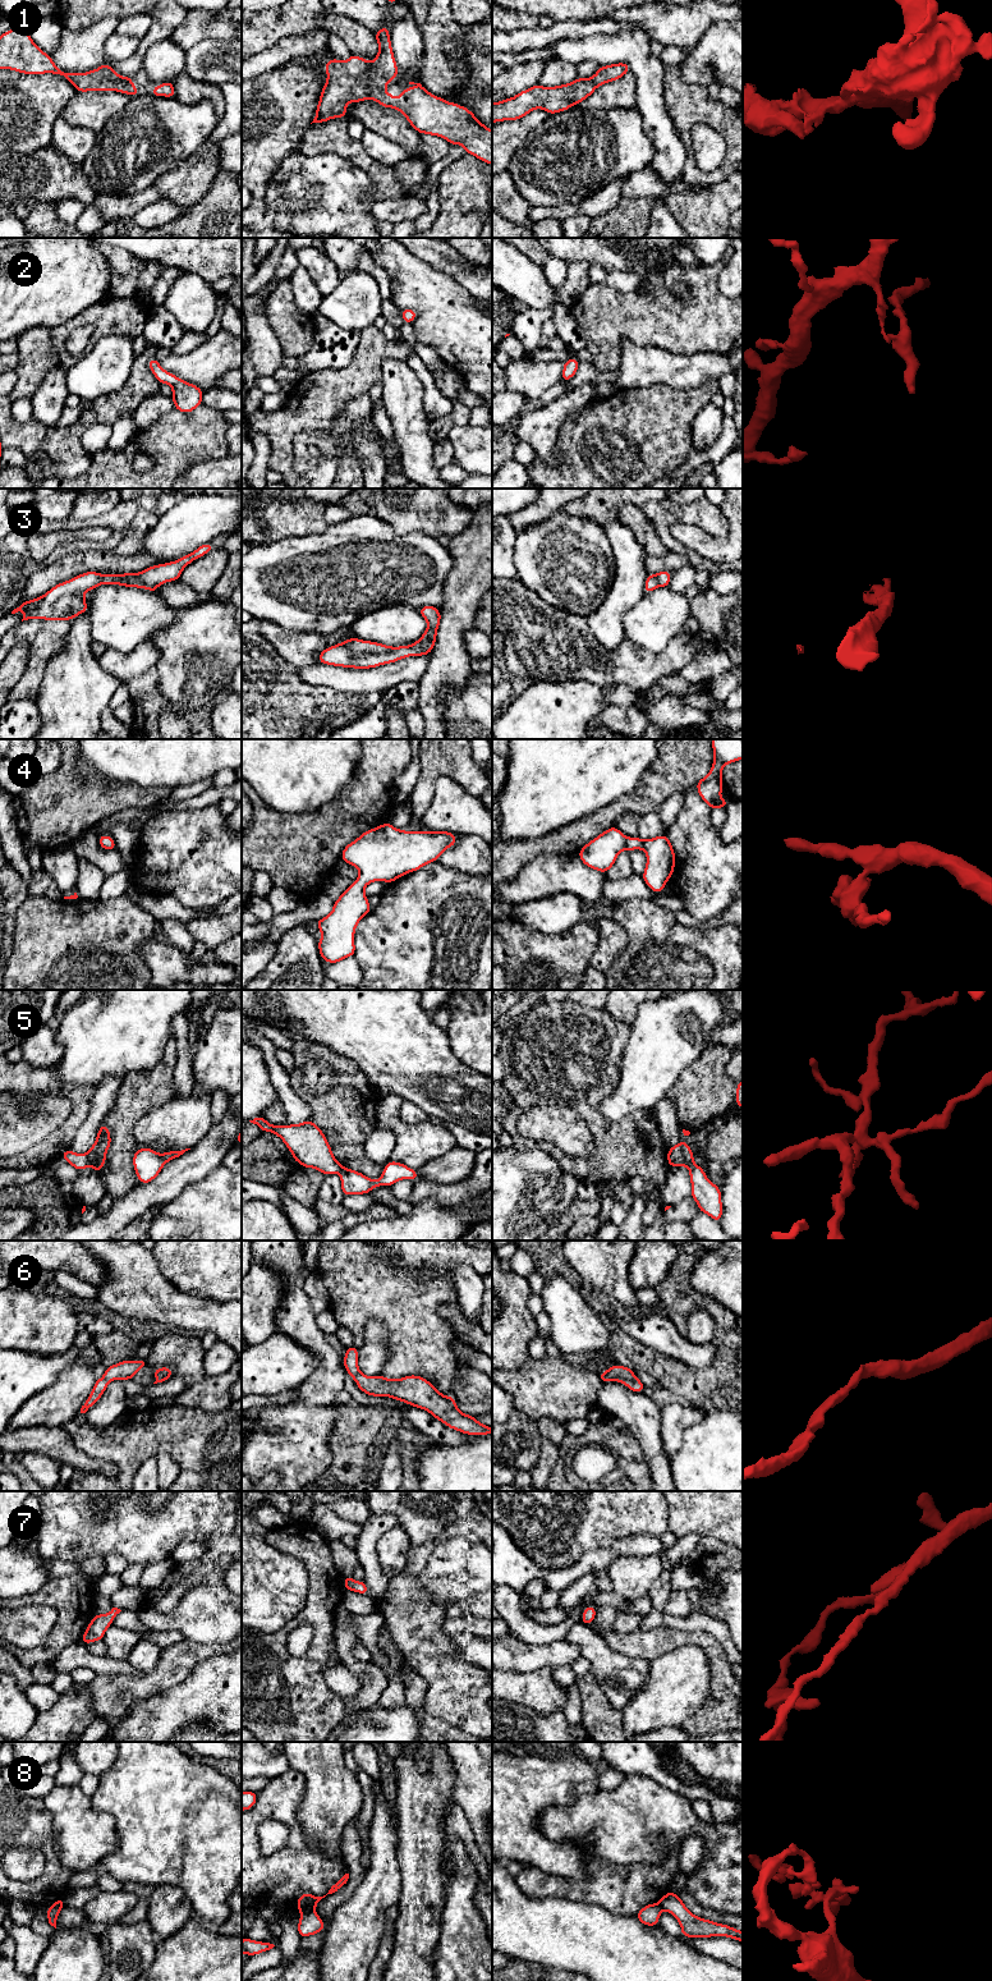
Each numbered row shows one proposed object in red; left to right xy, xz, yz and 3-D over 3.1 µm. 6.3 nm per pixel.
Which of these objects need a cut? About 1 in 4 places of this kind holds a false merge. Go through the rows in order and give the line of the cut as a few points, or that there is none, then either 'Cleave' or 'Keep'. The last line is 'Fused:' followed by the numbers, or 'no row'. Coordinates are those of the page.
1: No split. Keep
2: No split. Keep
3: No split. Keep
4: No split. Keep
5: Split along xy (86, 1154), (91, 1165). Cleave
6: No split. Keep
7: No split. Keep
8: Split along xz (313, 1910), (302, 1913). Cleave
Fused: 5, 8

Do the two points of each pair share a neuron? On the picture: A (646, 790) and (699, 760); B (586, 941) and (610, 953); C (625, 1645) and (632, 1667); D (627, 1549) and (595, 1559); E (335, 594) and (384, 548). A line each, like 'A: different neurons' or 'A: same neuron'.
A: same neuron
B: different neurons
C: different neurons
D: same neuron
E: same neuron

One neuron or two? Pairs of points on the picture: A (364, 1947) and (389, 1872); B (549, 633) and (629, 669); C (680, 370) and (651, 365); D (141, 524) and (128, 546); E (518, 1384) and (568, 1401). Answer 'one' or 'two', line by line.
A: one
B: one
C: one
D: one
E: one

